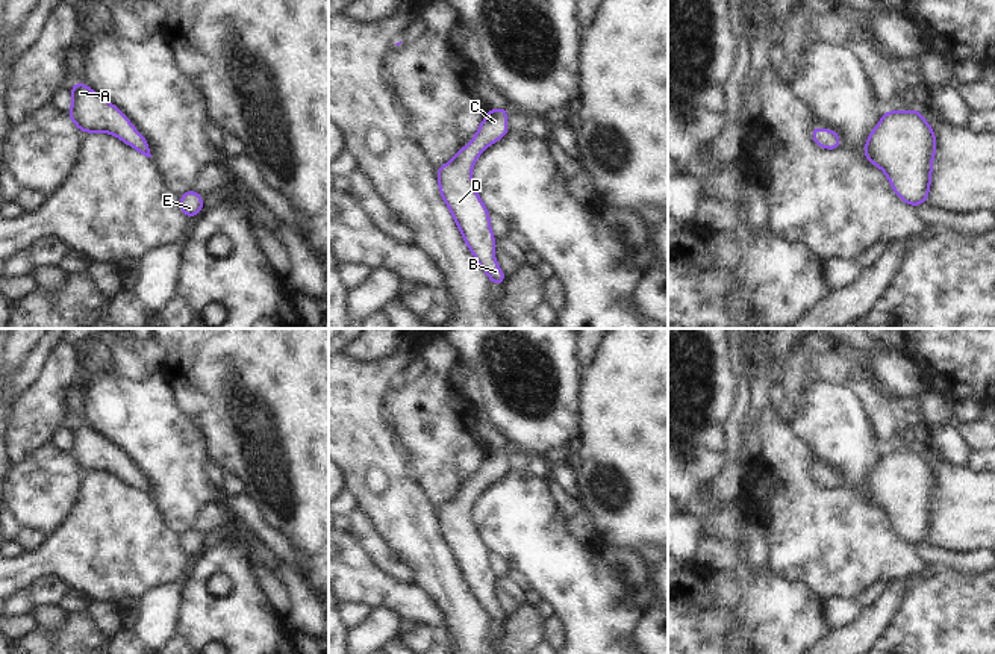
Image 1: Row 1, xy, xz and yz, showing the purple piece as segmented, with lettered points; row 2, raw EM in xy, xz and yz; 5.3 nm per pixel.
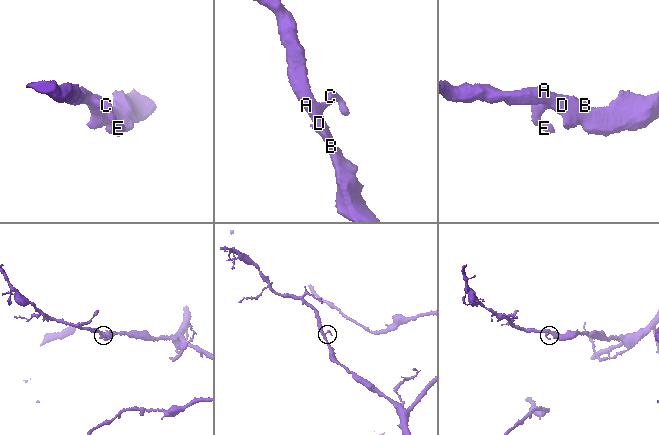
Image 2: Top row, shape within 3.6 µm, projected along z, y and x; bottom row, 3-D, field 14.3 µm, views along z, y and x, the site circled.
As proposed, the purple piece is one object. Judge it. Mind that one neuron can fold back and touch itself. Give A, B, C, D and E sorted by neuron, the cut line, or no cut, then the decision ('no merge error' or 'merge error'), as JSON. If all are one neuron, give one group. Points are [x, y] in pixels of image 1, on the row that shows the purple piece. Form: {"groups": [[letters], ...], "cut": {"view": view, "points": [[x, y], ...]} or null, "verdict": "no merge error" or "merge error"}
{"groups": [["A", "B", "C", "D", "E"]], "cut": null, "verdict": "no merge error"}

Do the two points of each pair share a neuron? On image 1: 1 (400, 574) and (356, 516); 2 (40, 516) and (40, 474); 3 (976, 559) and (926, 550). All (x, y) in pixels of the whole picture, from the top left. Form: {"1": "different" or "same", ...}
{"1": "same", "2": "same", "3": "same"}

